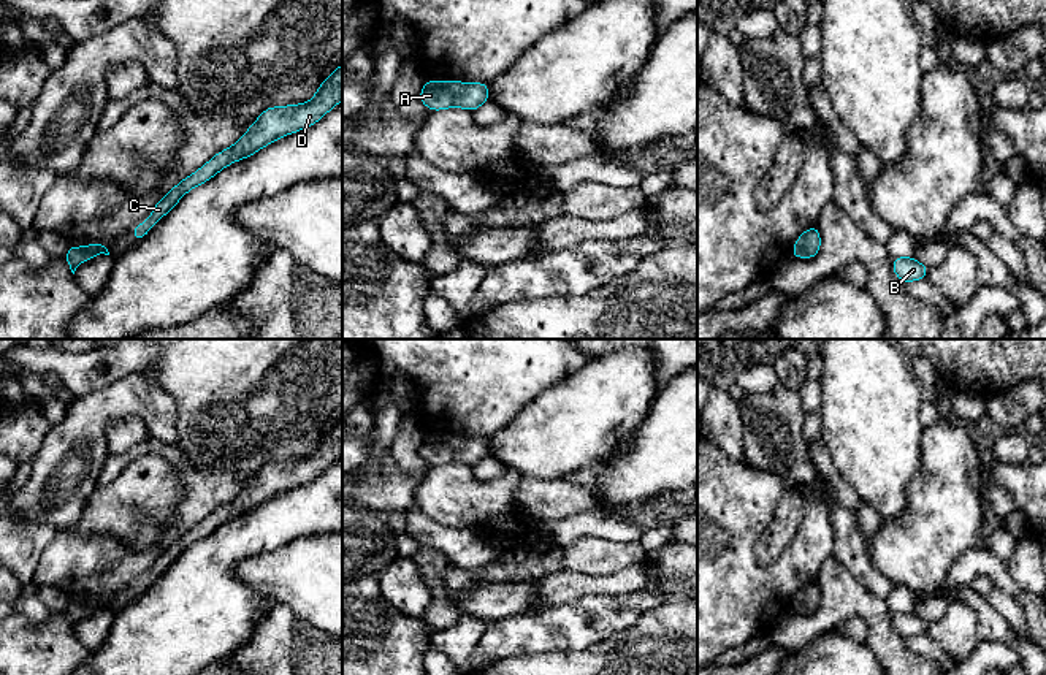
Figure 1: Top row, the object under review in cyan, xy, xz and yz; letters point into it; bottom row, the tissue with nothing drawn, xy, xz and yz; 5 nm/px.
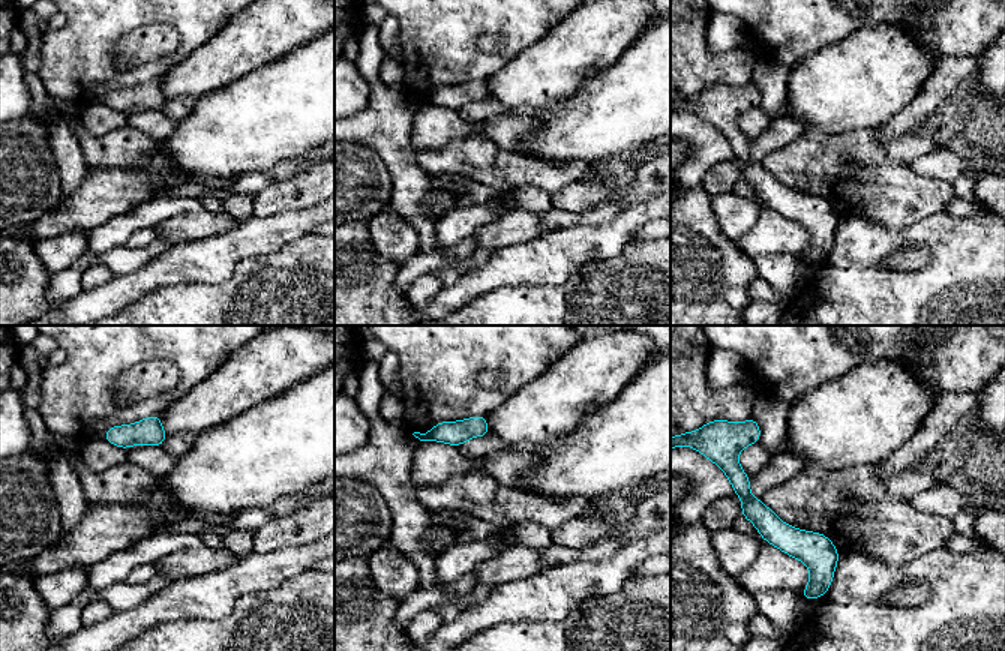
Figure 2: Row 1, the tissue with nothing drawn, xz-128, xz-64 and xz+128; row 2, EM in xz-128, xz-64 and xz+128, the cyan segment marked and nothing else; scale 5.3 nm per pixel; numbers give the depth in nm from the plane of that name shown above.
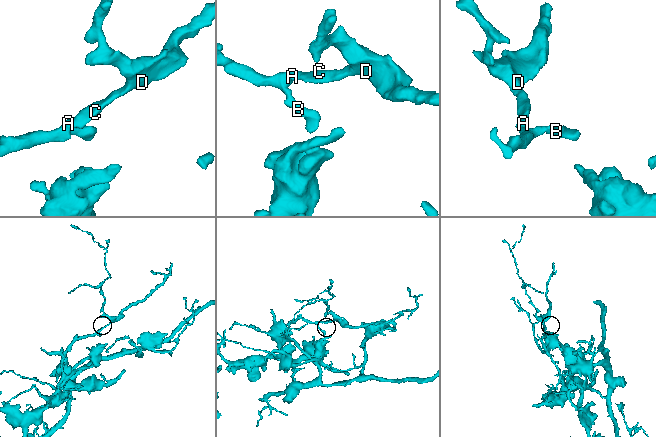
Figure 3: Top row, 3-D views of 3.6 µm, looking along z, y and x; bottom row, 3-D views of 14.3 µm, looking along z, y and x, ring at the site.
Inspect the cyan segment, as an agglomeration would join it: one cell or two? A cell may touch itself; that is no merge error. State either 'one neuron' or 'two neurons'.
one neuron

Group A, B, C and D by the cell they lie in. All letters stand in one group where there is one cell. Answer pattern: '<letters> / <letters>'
A B C D

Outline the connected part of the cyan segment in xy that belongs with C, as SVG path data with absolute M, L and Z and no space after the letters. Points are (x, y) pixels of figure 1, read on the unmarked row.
M342 418L320 439L314 453L300 460L269 461L249 485L228 504L217 507L209 517L176 539L162 551L151 570L132 585L130 593L141 596L192 543L208 537L228 520L249 513L279 493L309 483L342 455Z

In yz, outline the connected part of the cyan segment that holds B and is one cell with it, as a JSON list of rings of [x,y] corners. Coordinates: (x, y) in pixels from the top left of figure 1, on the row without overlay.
[[[895,612],[892,613],[892,627],[903,637],[914,637],[926,634],[930,623],[919,618],[914,612]]]

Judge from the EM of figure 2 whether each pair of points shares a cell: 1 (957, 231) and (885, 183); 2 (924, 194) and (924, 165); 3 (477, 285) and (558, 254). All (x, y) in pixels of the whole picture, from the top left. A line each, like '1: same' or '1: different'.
1: different
2: different
3: same

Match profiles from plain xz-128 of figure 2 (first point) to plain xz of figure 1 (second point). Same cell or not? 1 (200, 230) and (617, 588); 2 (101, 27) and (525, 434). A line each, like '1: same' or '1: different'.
1: different
2: different

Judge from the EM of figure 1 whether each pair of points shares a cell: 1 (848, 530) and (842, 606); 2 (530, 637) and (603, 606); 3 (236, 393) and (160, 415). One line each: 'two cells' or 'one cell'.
1: two cells
2: one cell
3: two cells

